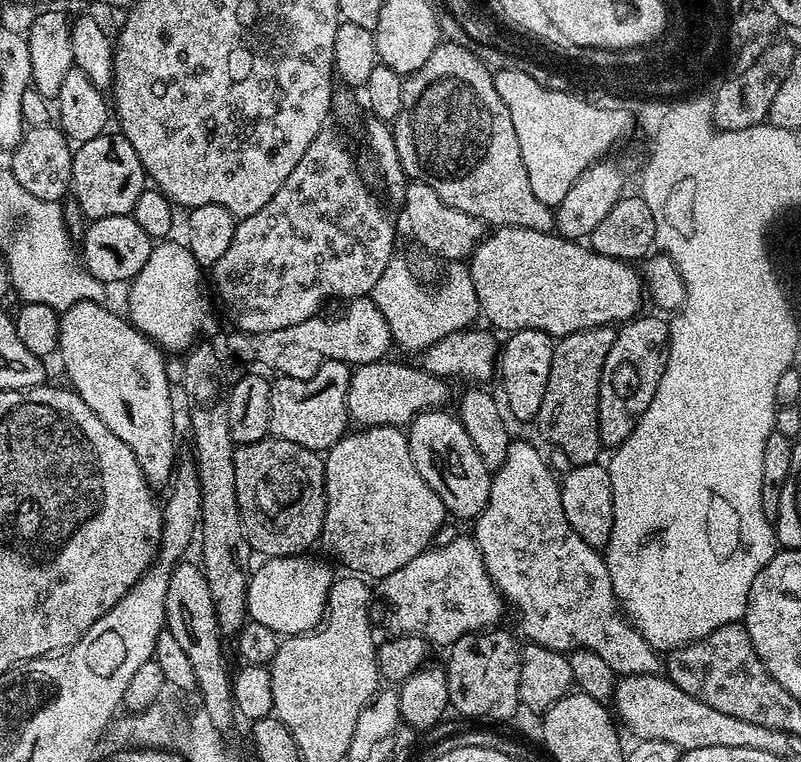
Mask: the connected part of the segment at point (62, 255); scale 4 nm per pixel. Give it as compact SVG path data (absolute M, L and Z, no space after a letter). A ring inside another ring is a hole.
M47 200L44 204L44 224L21 223L14 238L20 242L20 264L12 260L8 265L8 275L12 278L15 295L17 292L24 304L48 304L55 310L63 310L81 299L81 269L78 267L77 253L76 256L72 253L64 209L59 203Z

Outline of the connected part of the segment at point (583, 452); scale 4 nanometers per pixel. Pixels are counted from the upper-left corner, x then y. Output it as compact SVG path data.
M612 326L603 328L584 328L580 332L571 332L569 336L559 337L552 350L550 366L550 382L546 382L546 394L542 398L542 406L538 410L534 424L544 431L544 436L560 448L560 452L569 461L569 465L595 464L602 451L600 442L600 423L598 422L598 398L600 397L600 375L606 362L606 354L610 354L610 346L616 341L617 329Z

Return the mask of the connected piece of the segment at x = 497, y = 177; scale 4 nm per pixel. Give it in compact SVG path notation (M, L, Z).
M512 152L512 160L504 160L504 168L500 168L500 156L496 156L496 160L492 160L484 172L480 172L480 176L464 180L464 184L444 184L444 188L436 192L450 206L484 221L488 226L529 228L546 233L551 233L554 228L553 209L543 204L534 190L530 190L530 178L520 152Z

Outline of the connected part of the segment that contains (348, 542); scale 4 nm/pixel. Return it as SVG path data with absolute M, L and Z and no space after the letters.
M364 426L360 432L349 431L345 434L332 448L329 448L324 456L324 493L328 499L326 506L326 514L324 515L324 525L320 531L319 543L324 544L324 548L336 560L341 560L345 564L347 571L352 574L359 574L364 578L383 578L394 574L394 570L402 570L402 566L406 566L406 562L410 562L414 558L418 558L418 554L422 554L435 541L436 534L440 528L446 524L446 513L442 498L438 498L438 494L434 494L434 490L430 490L430 486L426 486L426 482L422 478L422 474L418 474L418 470L414 466L414 458L410 458L410 446L408 445L408 437L399 427L396 426Z

